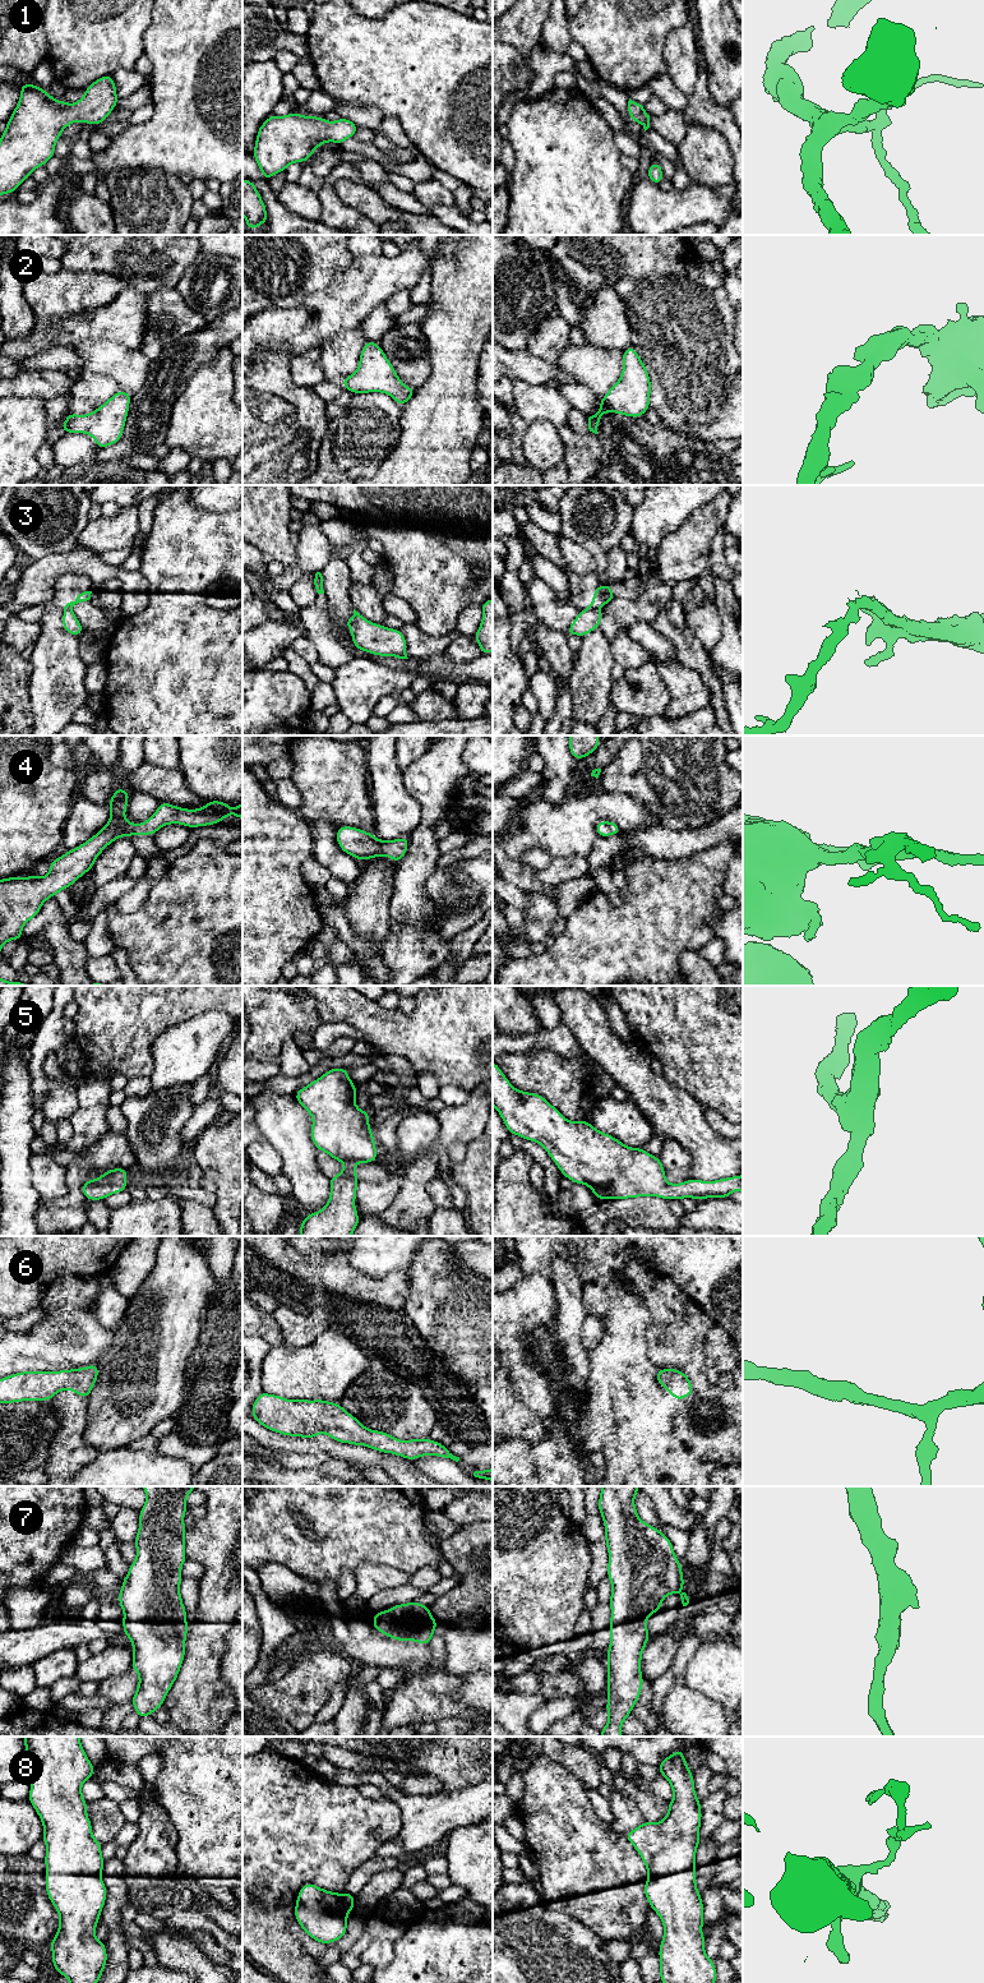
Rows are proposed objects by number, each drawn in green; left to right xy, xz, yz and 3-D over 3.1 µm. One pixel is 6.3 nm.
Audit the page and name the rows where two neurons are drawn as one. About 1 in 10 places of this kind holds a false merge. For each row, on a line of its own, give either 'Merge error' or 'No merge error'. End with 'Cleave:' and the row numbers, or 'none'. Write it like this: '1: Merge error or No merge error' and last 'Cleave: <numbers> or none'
1: No merge error
2: No merge error
3: Merge error
4: No merge error
5: No merge error
6: No merge error
7: No merge error
8: No merge error
Cleave: 3

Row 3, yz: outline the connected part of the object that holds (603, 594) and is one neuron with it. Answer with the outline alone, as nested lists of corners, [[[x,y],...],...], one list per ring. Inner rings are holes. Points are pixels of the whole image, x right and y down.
[[[610,584],[601,585],[593,590],[593,598],[591,604],[588,605],[588,610],[599,609],[614,599],[615,595],[611,591]]]

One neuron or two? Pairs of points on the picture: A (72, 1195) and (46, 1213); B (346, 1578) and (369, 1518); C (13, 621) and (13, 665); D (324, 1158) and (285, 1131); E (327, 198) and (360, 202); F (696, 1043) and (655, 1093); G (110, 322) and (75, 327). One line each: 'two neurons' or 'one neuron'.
A: two neurons
B: two neurons
C: two neurons
D: two neurons
E: two neurons
F: two neurons
G: one neuron

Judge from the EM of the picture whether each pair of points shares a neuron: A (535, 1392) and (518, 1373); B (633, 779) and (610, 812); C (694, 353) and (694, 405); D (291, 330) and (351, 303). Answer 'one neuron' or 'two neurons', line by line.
A: one neuron
B: two neurons
C: one neuron
D: one neuron

